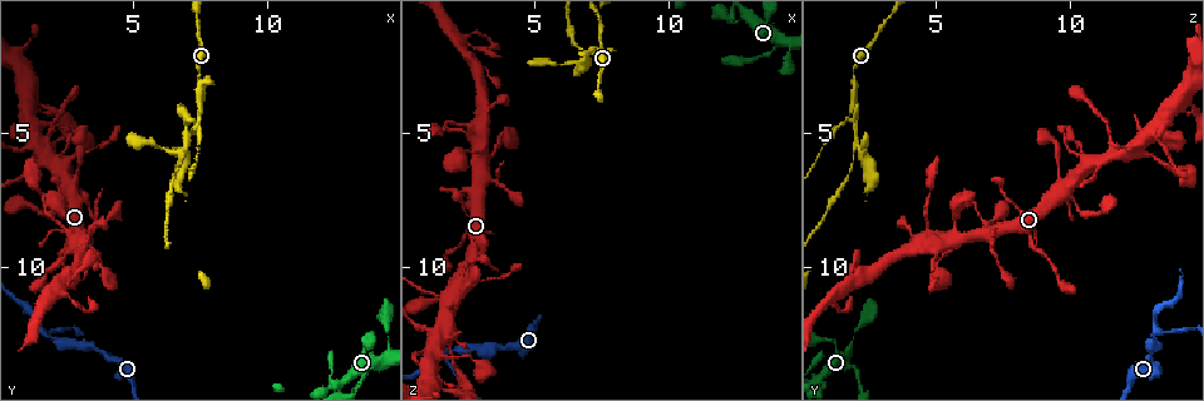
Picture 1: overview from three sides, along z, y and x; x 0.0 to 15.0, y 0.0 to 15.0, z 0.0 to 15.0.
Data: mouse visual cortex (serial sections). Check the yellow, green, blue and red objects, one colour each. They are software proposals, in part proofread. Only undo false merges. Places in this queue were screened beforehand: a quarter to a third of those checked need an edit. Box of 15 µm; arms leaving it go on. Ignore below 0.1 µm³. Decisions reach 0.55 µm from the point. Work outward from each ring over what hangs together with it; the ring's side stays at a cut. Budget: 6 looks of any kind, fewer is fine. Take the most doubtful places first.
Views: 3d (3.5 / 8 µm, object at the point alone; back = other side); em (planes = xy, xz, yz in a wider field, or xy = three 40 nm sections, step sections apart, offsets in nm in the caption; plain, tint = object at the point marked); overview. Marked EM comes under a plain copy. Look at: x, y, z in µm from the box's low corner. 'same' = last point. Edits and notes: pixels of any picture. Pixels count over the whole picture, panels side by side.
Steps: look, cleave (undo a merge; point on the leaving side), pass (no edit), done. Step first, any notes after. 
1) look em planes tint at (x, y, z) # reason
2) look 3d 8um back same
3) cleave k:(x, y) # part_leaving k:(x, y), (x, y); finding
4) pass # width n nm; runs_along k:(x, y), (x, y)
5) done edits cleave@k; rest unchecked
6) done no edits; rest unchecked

look 3d 3.5um at (7.5, 3.9, 2.0) # arms part here

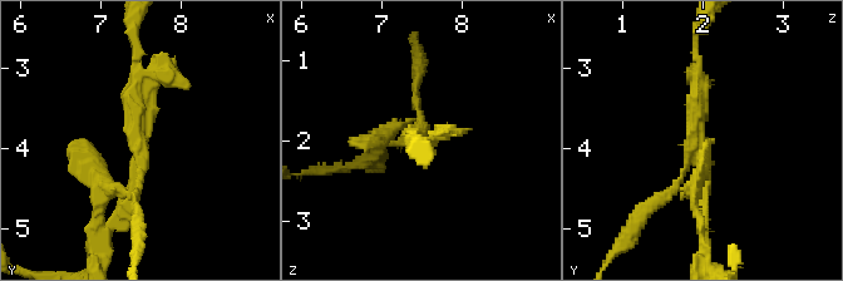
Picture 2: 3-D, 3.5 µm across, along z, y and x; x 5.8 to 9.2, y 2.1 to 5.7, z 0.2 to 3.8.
look em xy step 1 tint at (7.50, 4.00, 1.95) # arms 3; arm_widths 100, 150, 200 nm

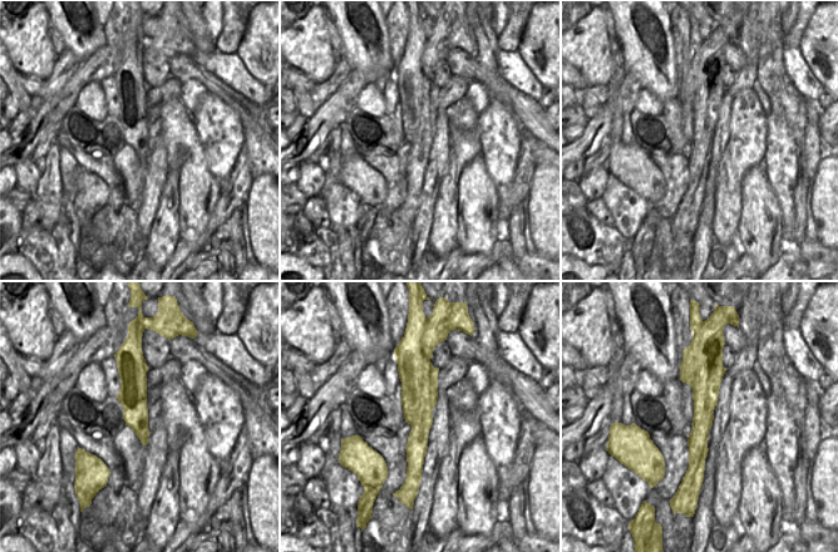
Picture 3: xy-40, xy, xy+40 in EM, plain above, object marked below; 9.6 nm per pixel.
cleave 2:(124, 225) # width 340 nm; part_leaving 2:(700, 152), (704, 157), (704, 261); two cells meet here

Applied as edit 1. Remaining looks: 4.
look 3d 3.5um at (1.6, 12.5, 13.1) # three-way junction

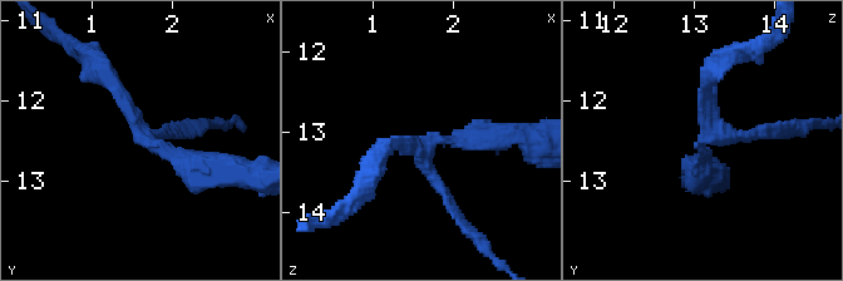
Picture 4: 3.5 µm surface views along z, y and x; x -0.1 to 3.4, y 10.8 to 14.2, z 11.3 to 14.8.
look em xy step 5 tint at (1.65, 12.45, 13.15) # arms 3; arm_widths 150, 200, 350 nm; need the tissue

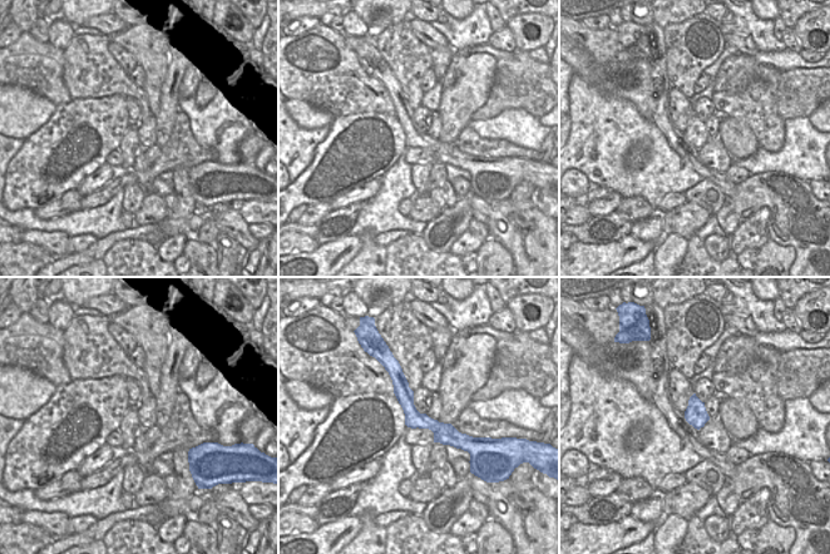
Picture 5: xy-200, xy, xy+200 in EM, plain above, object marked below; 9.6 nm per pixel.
pass # runs_along 5:(391, 371), (409, 409), (464, 446); all the same cell

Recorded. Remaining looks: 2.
look 3d 3.5um at (2.9, 8.7, 5.8) # two arms at a narrow angle

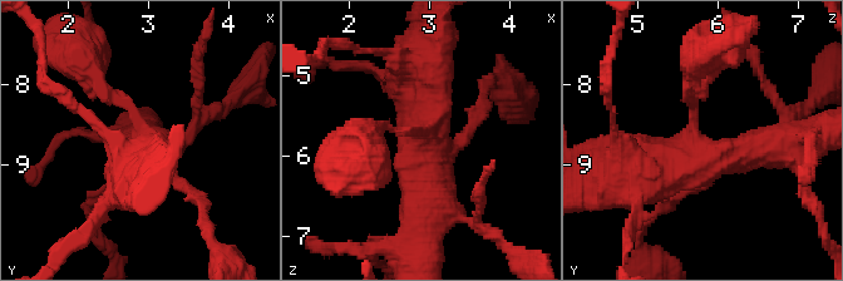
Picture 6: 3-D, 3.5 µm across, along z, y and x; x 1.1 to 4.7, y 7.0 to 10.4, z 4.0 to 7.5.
look em xy step 1 tint at (2.95, 8.70, 5.75) # need the tissue

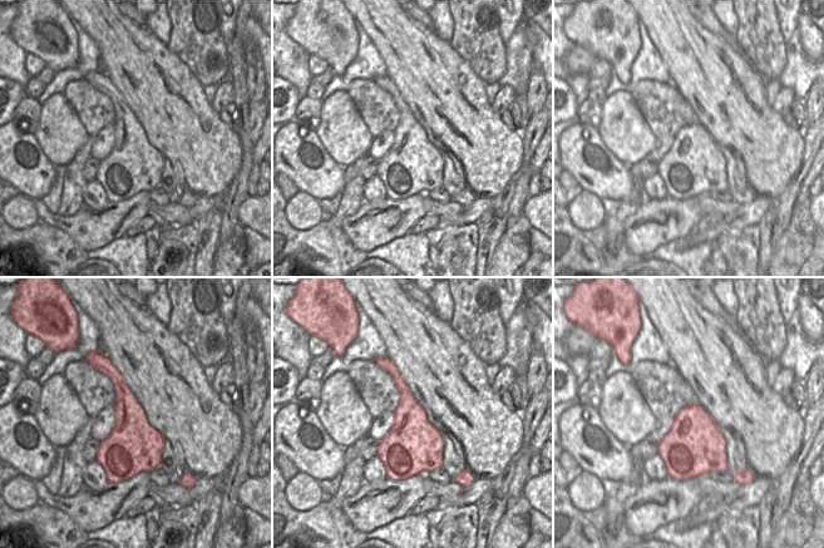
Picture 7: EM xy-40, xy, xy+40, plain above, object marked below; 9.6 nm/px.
pass # runs_along 6:(778, 144), (611, 172); one cell here

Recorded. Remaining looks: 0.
done edits cleave@2; rest unchecked

